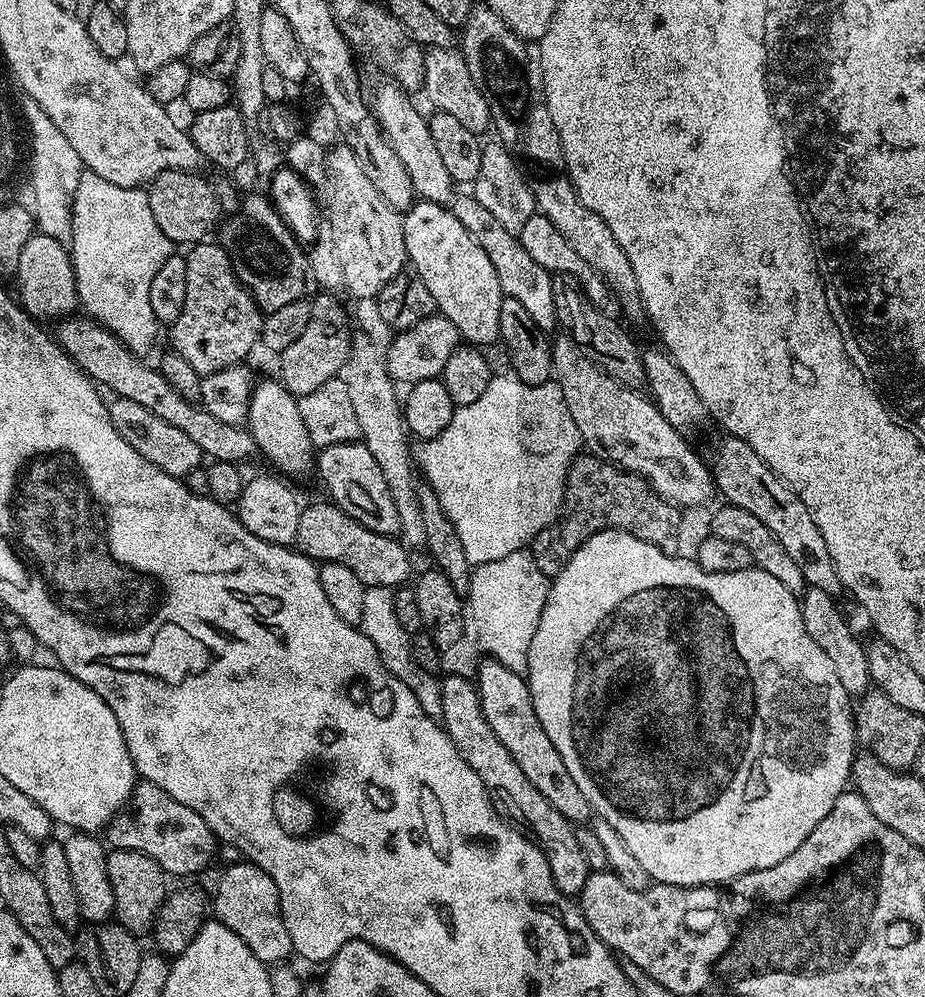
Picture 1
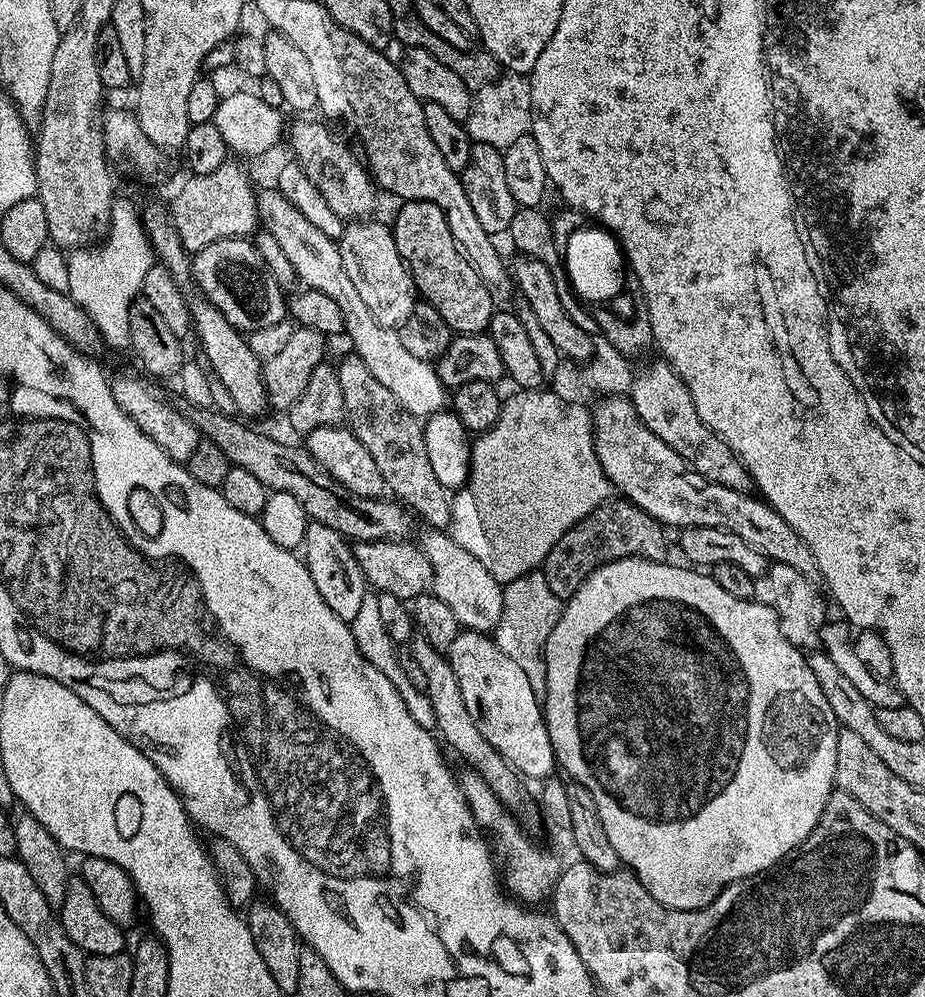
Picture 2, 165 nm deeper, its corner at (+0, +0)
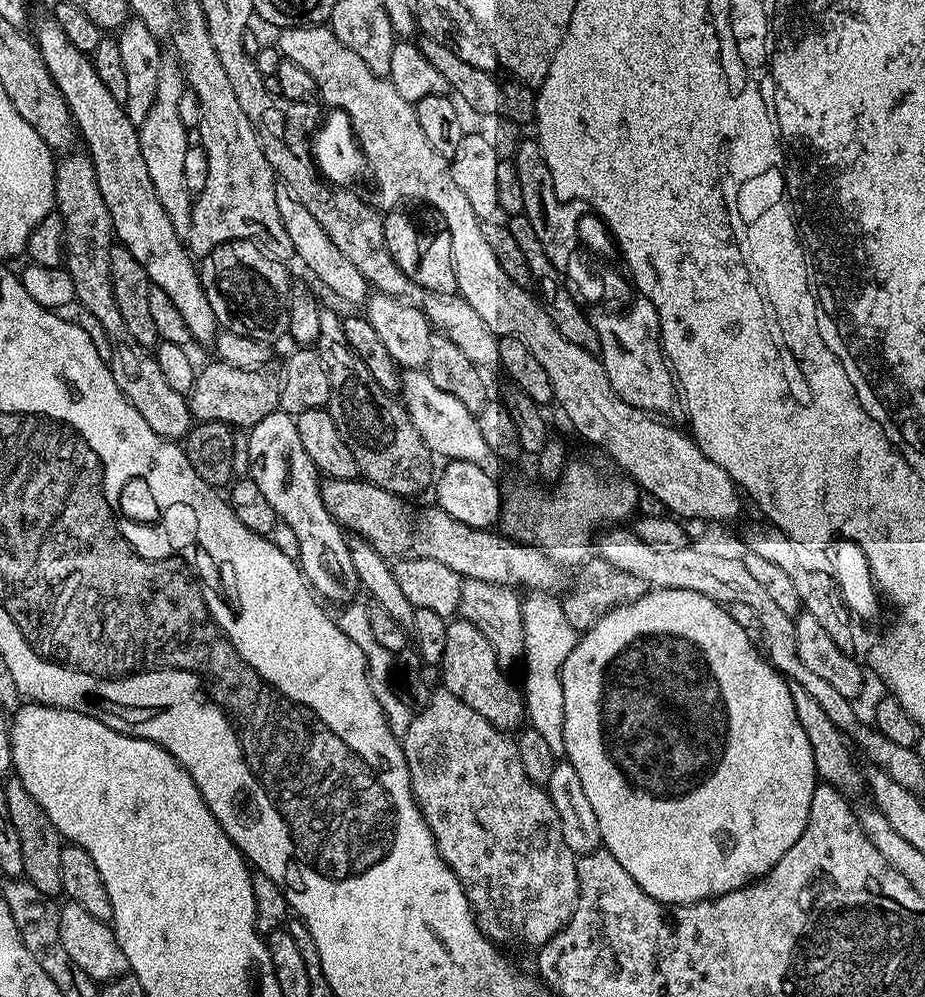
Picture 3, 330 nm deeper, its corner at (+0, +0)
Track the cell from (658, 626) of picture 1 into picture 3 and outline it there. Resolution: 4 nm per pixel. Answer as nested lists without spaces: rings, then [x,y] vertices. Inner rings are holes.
[[[654,588],[645,591],[629,604],[618,604],[610,609],[595,626],[583,633],[560,671],[564,756],[567,763],[578,770],[582,790],[586,790],[590,806],[594,806],[594,818],[598,818],[603,847],[622,862],[622,870],[634,878],[641,890],[669,906],[695,904],[698,900],[743,888],[765,876],[778,858],[782,858],[782,854],[802,838],[802,830],[806,830],[810,818],[810,798],[814,798],[818,783],[814,750],[810,750],[810,738],[806,738],[806,730],[802,730],[802,722],[798,722],[796,717],[789,681],[768,663],[757,645],[757,649],[752,645],[747,630],[728,612],[731,611],[725,605],[694,590]]]

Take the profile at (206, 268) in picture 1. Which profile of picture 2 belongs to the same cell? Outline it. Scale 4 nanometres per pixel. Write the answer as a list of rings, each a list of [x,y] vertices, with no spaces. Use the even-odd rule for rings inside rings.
[[[233,238],[210,242],[202,251],[192,256],[191,279],[196,280],[199,291],[205,300],[209,300],[226,318],[247,334],[262,326],[282,322],[286,318],[286,296],[270,274],[262,254],[258,254],[255,243],[248,238]]]

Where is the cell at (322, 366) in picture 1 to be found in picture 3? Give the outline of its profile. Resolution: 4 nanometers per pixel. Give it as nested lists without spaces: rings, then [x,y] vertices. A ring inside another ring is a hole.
[[[211,362],[205,368],[201,367],[196,374],[196,381],[190,393],[192,415],[197,421],[220,420],[223,424],[236,430],[253,428],[266,414],[277,411],[280,406],[280,380],[271,376],[268,370],[238,370],[228,364]]]

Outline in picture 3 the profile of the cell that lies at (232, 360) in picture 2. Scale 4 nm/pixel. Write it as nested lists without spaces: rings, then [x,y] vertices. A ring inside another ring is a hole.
[[[54,18],[37,22],[34,39],[37,50],[46,62],[46,70],[50,70],[50,78],[54,78],[66,106],[72,111],[74,128],[79,139],[81,136],[88,143],[86,155],[94,166],[98,190],[102,190],[102,202],[106,202],[106,210],[110,210],[115,239],[128,248],[130,254],[134,254],[134,258],[138,258],[138,263],[146,270],[148,281],[152,286],[163,290],[170,297],[170,302],[174,302],[175,308],[182,313],[186,326],[190,326],[193,341],[197,345],[199,343],[211,345],[218,331],[216,315],[214,310],[210,310],[210,302],[206,298],[206,290],[200,281],[197,265],[181,233],[174,230],[170,218],[166,218],[166,210],[162,210],[162,204],[158,202],[158,194],[154,194],[154,182],[150,182],[150,173],[146,171],[146,161],[142,158],[138,125],[130,122],[128,111],[124,109],[121,100],[114,98],[110,90],[102,86],[102,78],[98,78],[98,70],[94,70],[89,53],[80,52],[78,46],[73,46],[70,38],[66,38],[66,33],[62,31],[62,26],[58,26]]]

